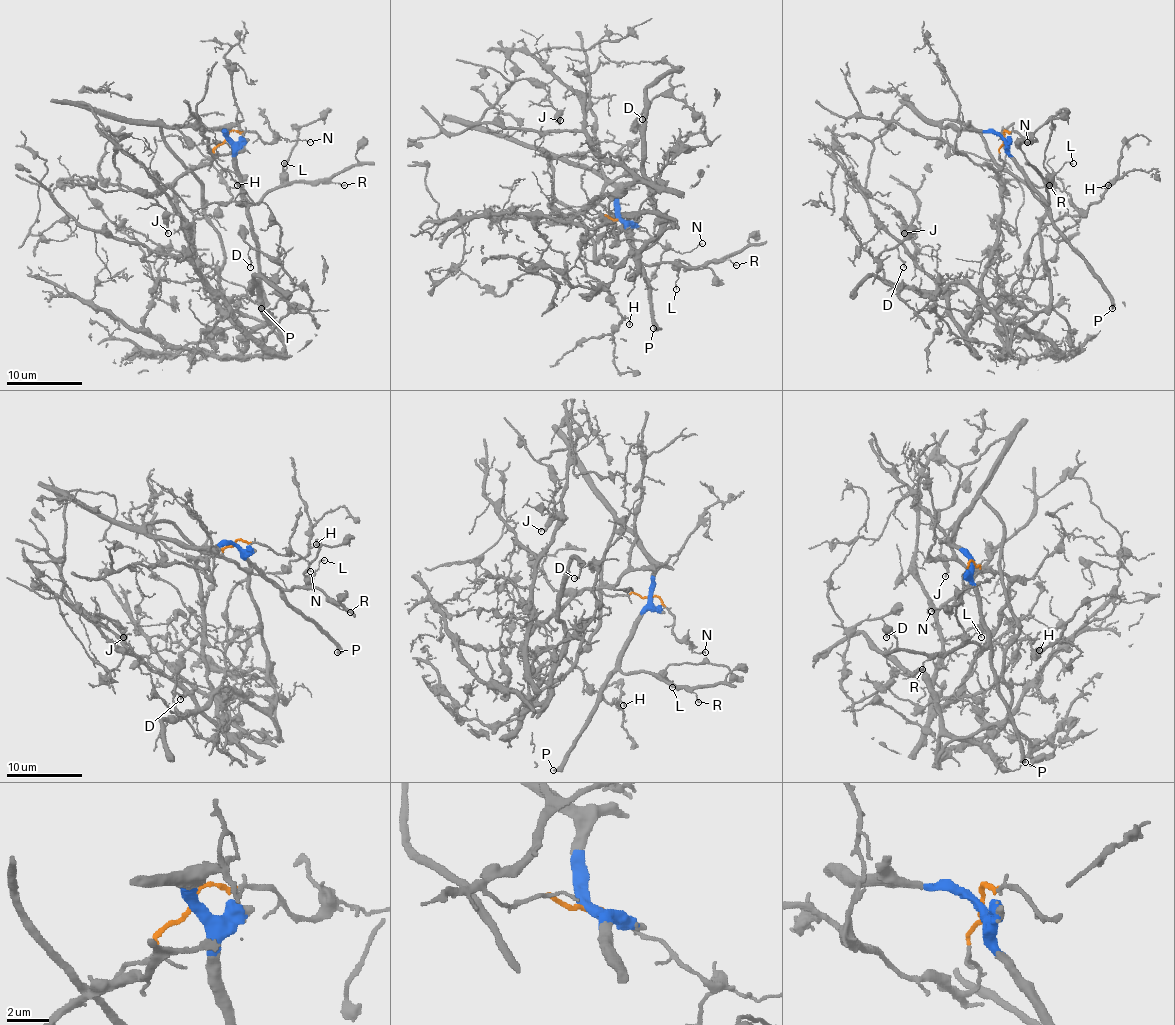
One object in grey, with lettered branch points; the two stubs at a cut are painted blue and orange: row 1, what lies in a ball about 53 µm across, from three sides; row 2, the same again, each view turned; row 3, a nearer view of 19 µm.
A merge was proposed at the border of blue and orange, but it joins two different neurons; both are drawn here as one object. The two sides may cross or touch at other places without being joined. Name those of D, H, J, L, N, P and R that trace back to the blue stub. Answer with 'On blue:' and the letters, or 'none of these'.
On blue: J, L, P, R

